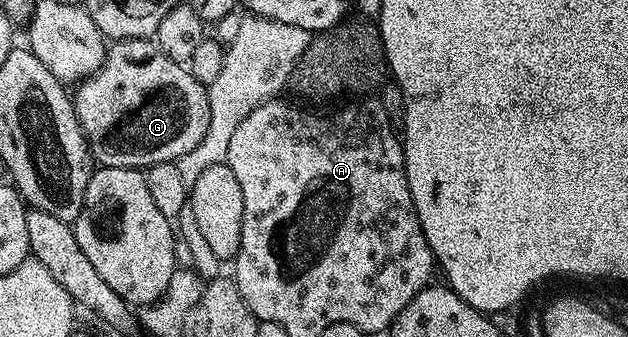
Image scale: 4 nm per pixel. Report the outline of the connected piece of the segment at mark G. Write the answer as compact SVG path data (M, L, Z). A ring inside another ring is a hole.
M146 38L113 41L107 47L104 63L75 90L72 107L88 141L93 163L100 166L147 168L156 162L176 162L198 146L209 127L210 104L205 83L198 81L187 65L170 60L155 41Z

